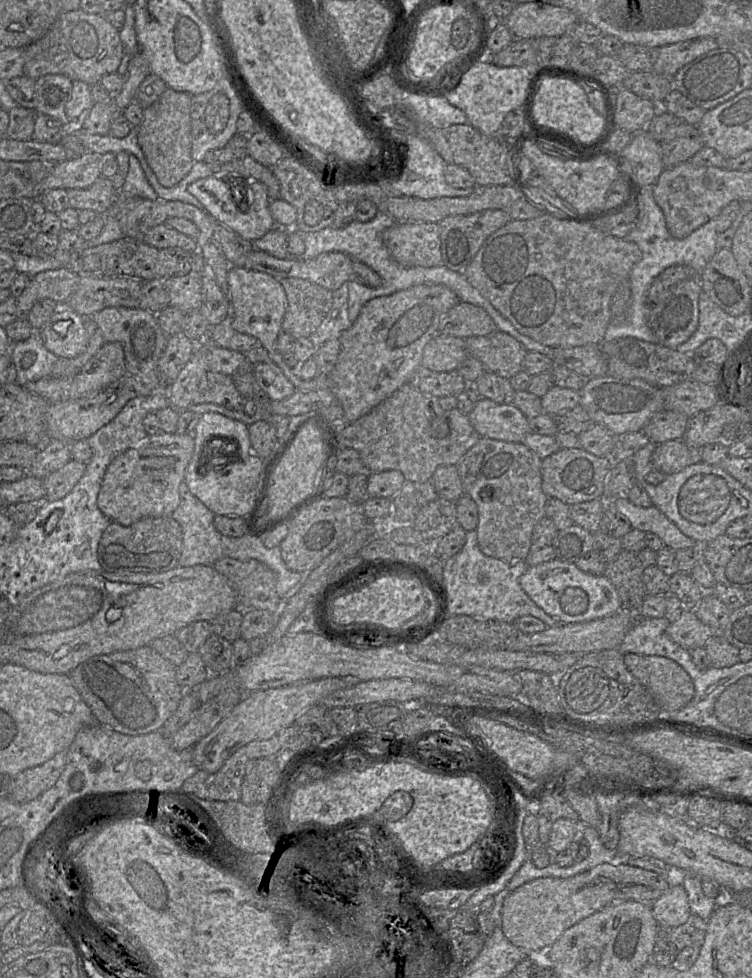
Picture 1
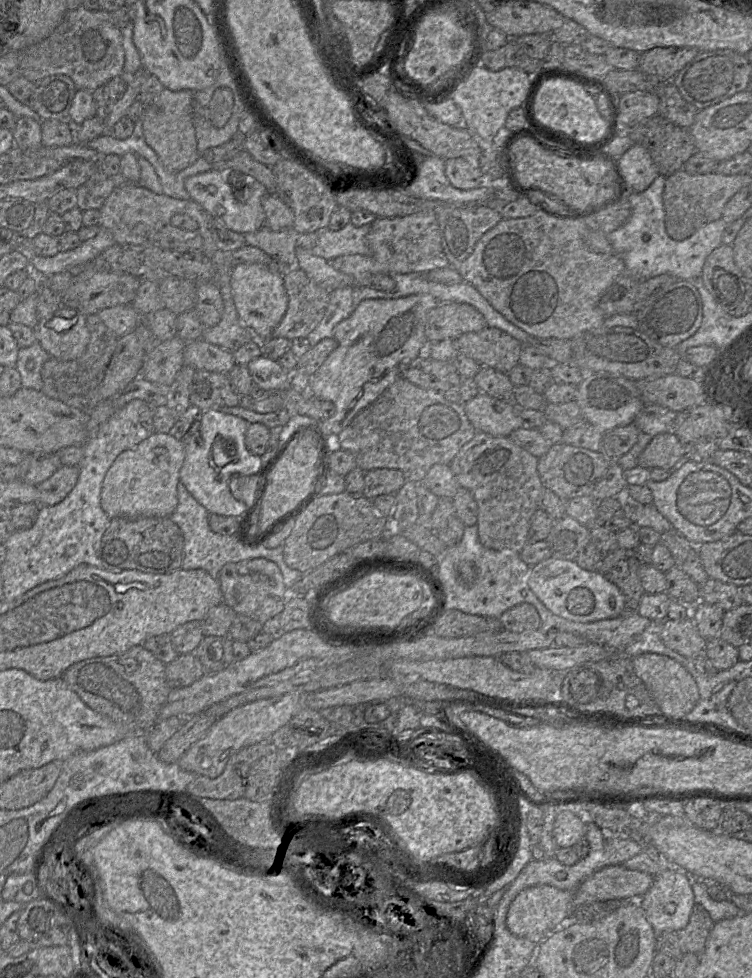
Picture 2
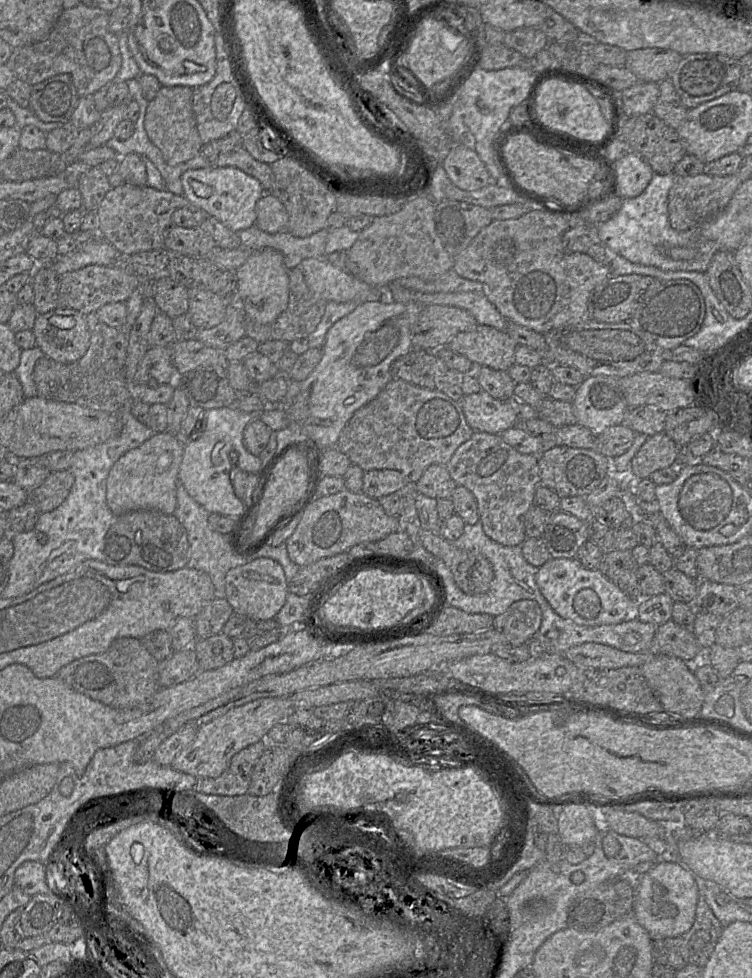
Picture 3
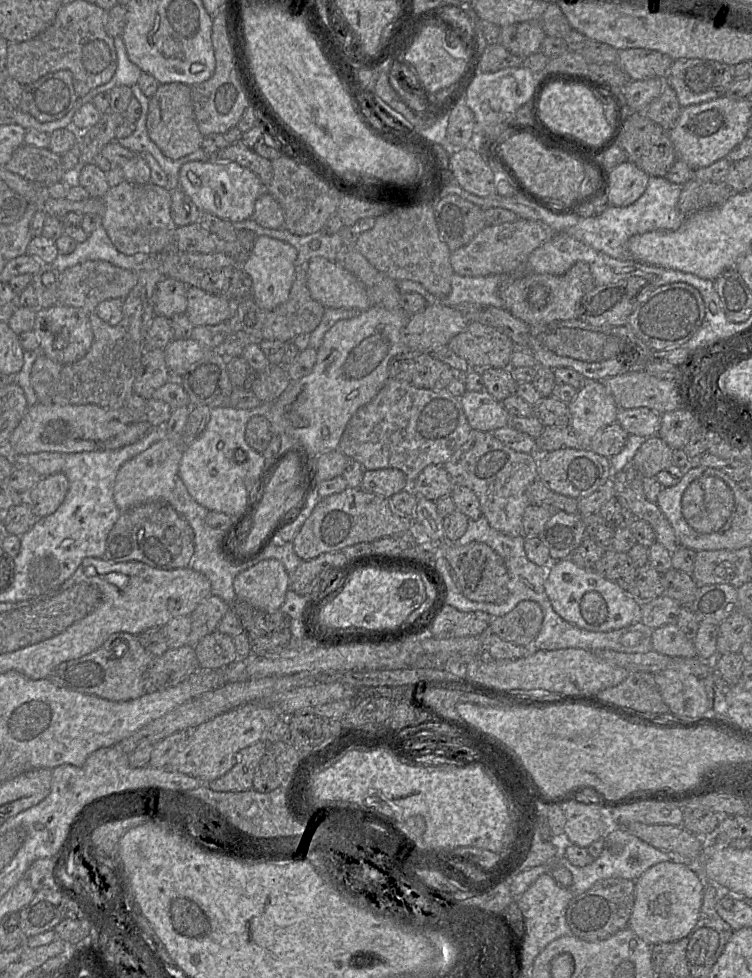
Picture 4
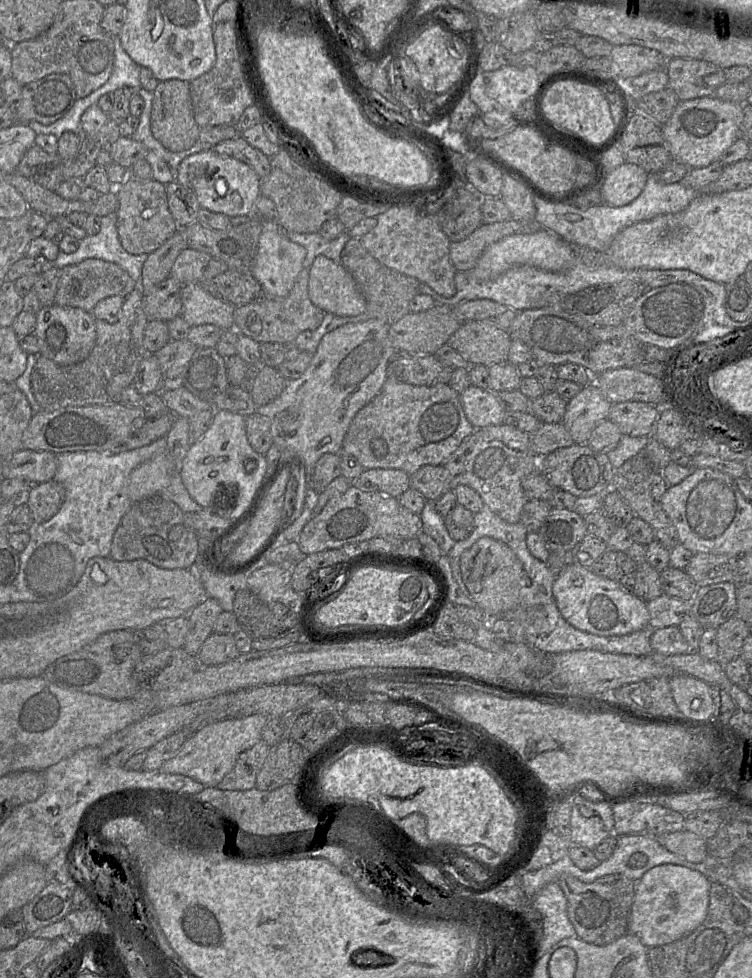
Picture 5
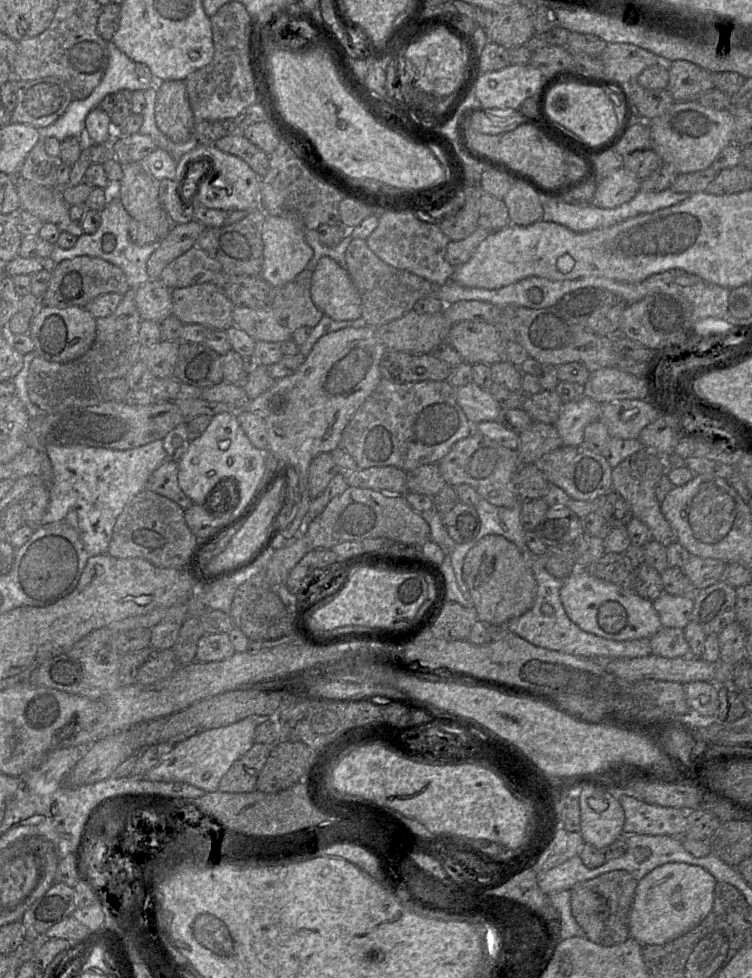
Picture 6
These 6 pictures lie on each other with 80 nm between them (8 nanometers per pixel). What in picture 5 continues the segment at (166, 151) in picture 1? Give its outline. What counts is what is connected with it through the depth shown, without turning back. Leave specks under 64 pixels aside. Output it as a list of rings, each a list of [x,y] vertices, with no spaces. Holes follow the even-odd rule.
[[[170,79],[159,82],[153,91],[150,116],[151,132],[154,138],[170,152],[187,150],[199,140],[200,128],[193,115],[189,83],[179,79]]]

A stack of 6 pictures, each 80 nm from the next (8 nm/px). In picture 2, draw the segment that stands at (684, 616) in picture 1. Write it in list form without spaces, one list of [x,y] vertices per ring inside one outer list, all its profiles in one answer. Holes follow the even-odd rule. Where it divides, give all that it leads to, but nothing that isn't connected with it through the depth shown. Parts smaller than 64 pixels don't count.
[[[692,618],[683,621],[665,619],[661,638],[668,648],[687,658],[705,653],[707,640],[700,635]]]

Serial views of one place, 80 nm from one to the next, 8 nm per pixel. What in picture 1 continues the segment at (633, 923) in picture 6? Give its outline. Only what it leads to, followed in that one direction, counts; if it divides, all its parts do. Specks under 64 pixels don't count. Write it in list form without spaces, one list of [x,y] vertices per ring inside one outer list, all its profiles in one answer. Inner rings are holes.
[[[682,885],[670,886],[650,904],[650,908],[659,927],[682,925],[691,915],[688,897]]]

